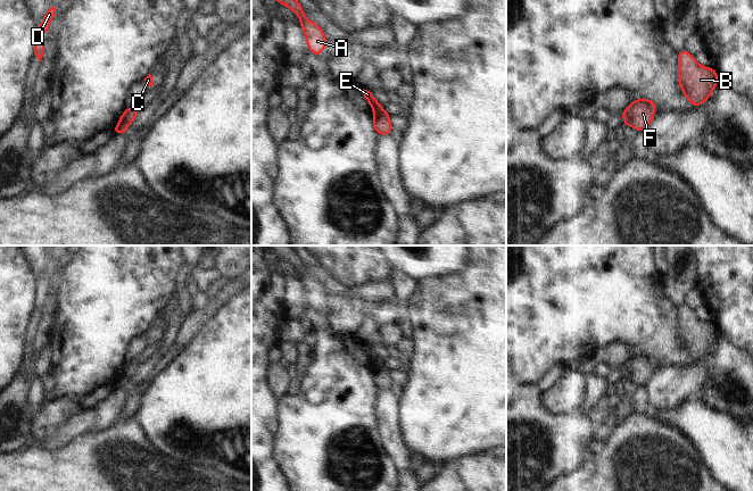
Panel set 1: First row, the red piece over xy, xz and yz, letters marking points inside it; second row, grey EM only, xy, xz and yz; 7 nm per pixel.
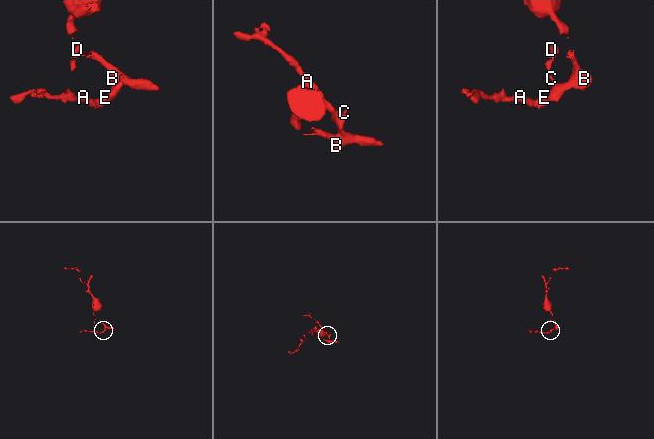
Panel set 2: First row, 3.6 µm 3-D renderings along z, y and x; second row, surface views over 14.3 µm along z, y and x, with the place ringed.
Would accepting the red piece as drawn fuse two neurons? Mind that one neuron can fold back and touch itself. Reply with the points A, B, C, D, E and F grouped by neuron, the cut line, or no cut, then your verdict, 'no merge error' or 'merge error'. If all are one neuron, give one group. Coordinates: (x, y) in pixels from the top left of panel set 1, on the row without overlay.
A E / B C D F | xz (383, 365), (374, 369) | merge error

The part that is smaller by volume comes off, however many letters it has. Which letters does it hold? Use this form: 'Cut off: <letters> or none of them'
Cut off: A, E

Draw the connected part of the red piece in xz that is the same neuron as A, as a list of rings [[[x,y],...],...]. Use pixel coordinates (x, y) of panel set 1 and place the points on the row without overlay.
[[[267,246],[281,259],[290,263],[300,274],[300,282],[306,292],[308,305],[316,311],[320,310],[328,298],[324,286],[315,276],[309,276],[305,266],[291,246]]]

